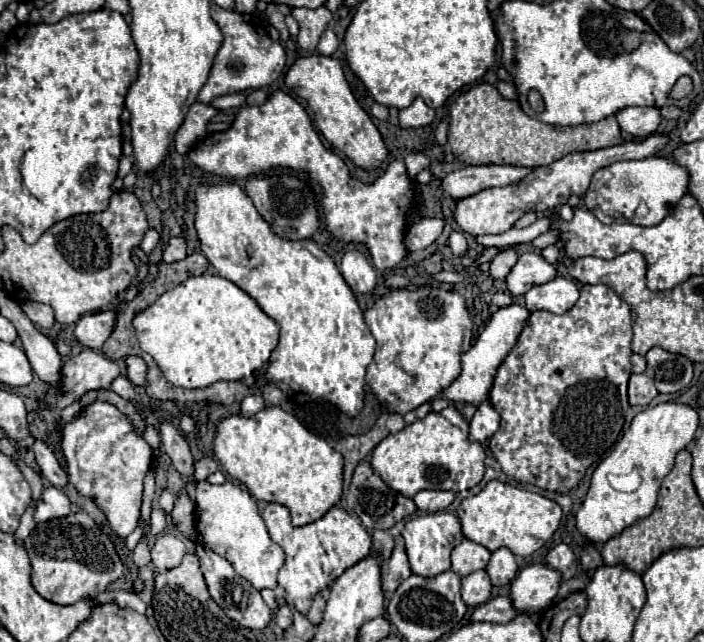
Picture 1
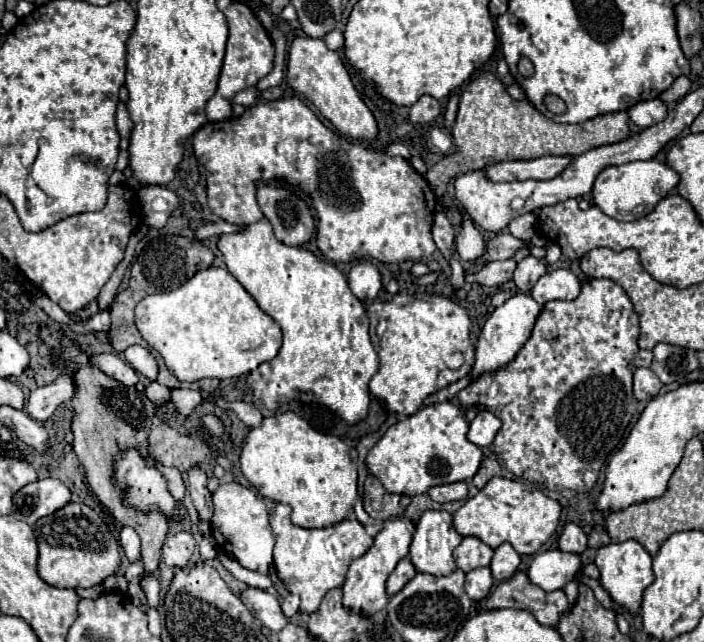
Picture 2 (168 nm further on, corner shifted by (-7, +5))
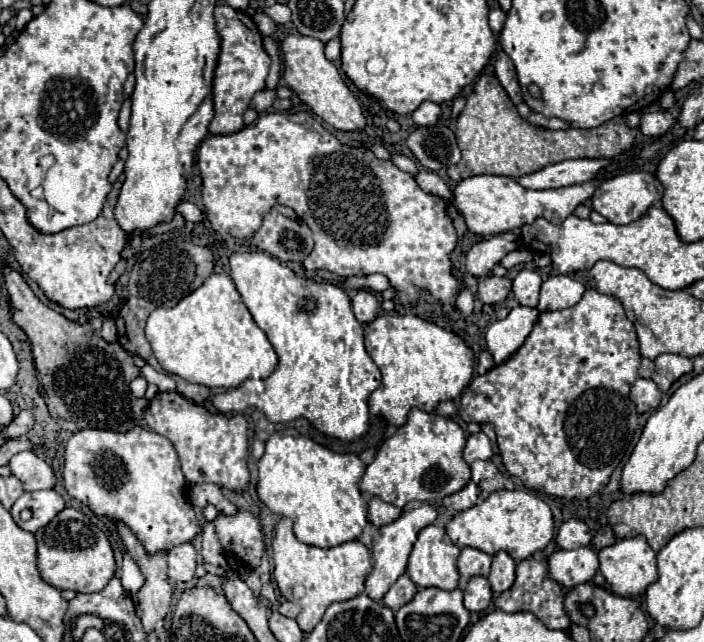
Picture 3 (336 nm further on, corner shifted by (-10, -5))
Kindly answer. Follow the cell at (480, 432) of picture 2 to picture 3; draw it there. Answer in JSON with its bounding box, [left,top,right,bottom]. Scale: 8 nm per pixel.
[464,432,492,464]

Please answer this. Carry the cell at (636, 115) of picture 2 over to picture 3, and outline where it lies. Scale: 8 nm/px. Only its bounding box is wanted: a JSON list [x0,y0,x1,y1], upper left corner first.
[640,110,674,136]

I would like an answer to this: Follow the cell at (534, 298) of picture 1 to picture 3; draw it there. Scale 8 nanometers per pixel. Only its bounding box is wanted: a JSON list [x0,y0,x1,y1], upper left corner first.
[540,276,584,312]

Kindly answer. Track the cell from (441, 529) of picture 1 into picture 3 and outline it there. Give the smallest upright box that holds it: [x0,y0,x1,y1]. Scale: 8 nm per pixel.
[408,524,460,590]

